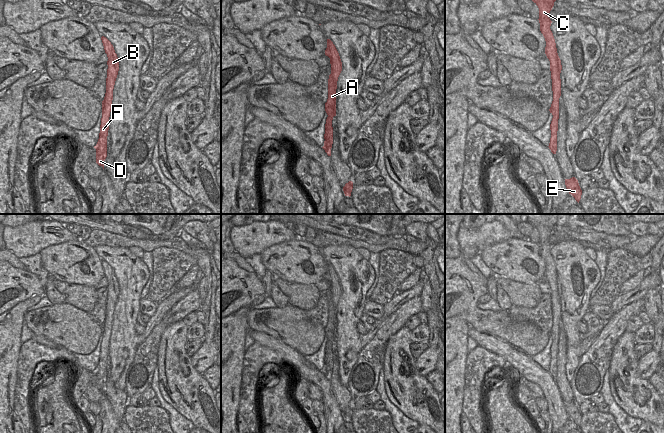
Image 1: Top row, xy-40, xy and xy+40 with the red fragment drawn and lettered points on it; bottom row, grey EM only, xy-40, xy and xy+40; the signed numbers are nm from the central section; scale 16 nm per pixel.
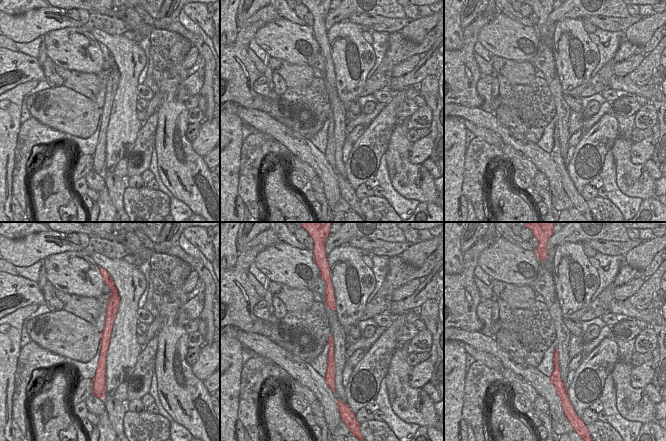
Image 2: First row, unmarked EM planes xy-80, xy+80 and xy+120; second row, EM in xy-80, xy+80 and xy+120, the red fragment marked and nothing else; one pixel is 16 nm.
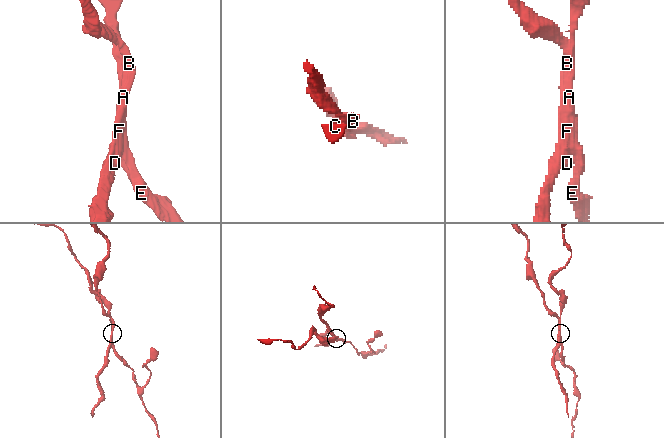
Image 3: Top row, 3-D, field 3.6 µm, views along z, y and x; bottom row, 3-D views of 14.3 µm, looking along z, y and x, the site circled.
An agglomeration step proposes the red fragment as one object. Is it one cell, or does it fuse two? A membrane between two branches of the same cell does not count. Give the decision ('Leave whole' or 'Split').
Split

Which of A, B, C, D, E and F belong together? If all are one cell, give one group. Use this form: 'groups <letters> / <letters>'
groups A C E / B D F

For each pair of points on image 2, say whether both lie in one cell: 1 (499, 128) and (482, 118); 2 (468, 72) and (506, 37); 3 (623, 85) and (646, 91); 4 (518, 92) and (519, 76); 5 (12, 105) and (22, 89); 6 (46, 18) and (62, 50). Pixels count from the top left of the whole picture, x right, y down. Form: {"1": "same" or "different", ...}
{"1": "same", "2": "different", "3": "same", "4": "different", "5": "same", "6": "different"}

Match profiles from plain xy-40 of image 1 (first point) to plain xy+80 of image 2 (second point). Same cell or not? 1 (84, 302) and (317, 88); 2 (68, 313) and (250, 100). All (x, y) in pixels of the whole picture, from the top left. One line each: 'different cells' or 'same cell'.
1: different cells
2: same cell

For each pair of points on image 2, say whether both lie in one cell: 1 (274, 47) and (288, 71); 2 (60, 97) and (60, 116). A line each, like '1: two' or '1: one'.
1: two
2: one

